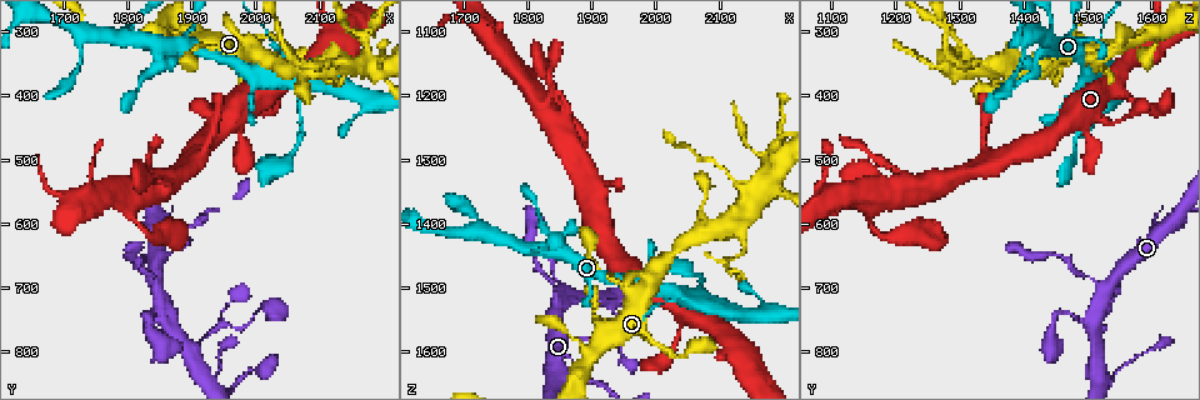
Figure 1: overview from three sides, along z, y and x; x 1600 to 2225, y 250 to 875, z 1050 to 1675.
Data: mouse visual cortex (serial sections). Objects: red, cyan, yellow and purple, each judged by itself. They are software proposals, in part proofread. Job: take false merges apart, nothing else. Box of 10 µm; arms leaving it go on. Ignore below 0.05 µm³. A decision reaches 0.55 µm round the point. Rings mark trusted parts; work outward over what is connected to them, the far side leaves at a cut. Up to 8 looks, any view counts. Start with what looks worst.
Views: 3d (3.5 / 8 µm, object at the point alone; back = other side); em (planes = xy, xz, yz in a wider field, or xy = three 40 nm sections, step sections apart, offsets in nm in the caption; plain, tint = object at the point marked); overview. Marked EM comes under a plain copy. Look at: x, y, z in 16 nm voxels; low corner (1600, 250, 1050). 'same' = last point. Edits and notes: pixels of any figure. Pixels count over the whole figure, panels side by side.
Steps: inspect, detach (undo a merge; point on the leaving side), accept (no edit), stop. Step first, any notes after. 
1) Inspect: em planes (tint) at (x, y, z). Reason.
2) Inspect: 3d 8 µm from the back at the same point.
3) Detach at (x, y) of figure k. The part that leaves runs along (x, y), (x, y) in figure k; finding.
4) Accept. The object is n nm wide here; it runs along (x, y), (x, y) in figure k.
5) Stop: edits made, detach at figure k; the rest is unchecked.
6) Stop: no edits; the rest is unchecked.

Inspect: em xy step 3 (tint) at (2115, 345, 1325). Calibre changes.

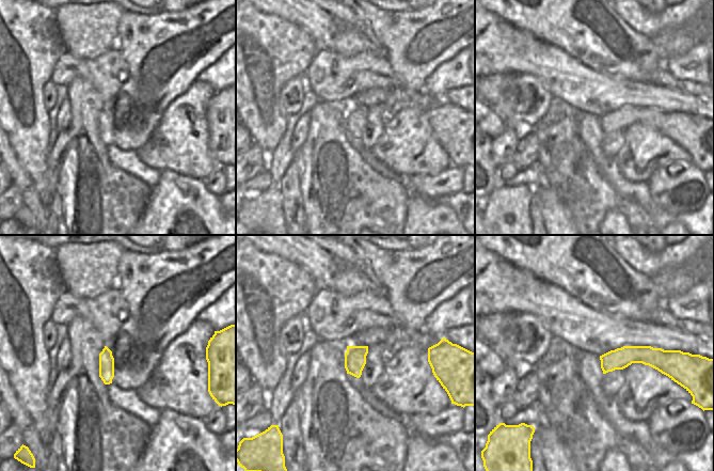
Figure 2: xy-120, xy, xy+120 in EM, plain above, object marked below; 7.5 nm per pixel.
Inspect: 3d 3.5 µm at the same point.

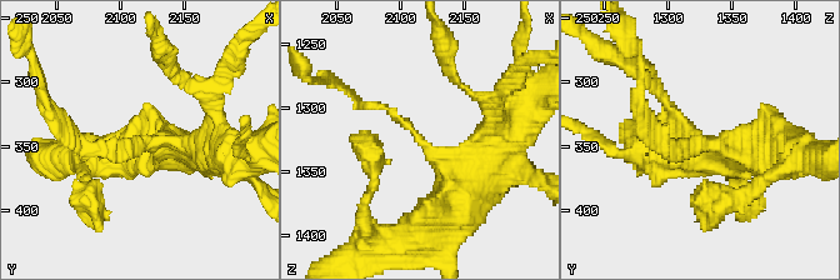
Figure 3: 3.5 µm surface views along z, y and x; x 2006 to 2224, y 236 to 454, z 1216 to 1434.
Detach at (376, 105) of figure 3. The part that leaves runs along (131, 143), (81, 146), (43, 104) in figure 3; two cells meet here.

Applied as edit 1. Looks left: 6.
Inspect: 3d 3.5 µm at (1850, 690, 1515). Three-way junction.

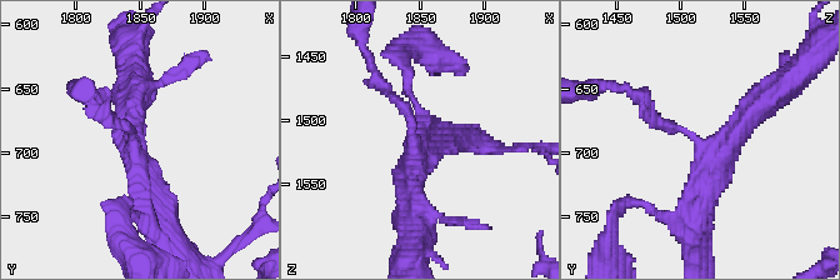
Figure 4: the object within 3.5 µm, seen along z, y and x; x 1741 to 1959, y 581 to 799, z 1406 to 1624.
Inspect: em xy step 3 (tint) at (1846, 692, 1518). 3 arms meet here; the arms are 150, 300, 300 nm wide; need the tissue.

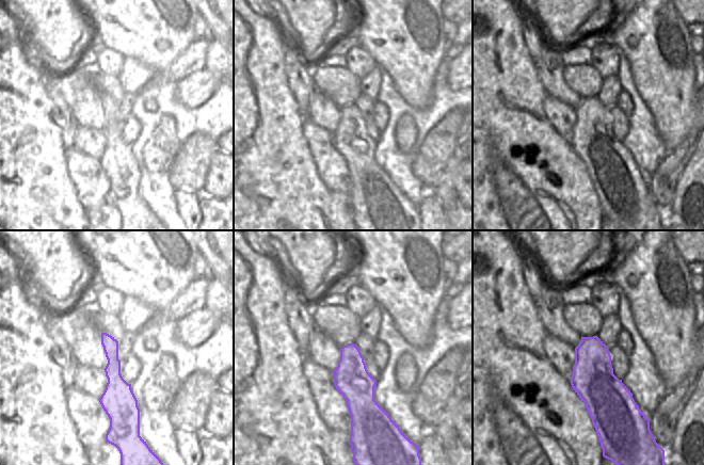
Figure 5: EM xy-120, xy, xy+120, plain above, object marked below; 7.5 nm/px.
Accept. It runs along (413, 201), (413, 121), (378, 84) in figure 4; all the same cell.

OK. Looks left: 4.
Inspect: 3d 3.5 µm at (1945, 750, 1525). Sudden change in width.

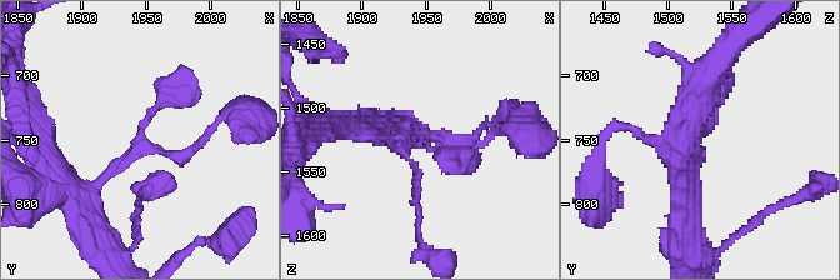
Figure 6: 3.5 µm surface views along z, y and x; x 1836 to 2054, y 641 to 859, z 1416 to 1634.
Inspect: em xy step 5 (tint) at (1950, 756, 1522). 3 arms meet here; the arms are 100, 150, 150 nm wide.

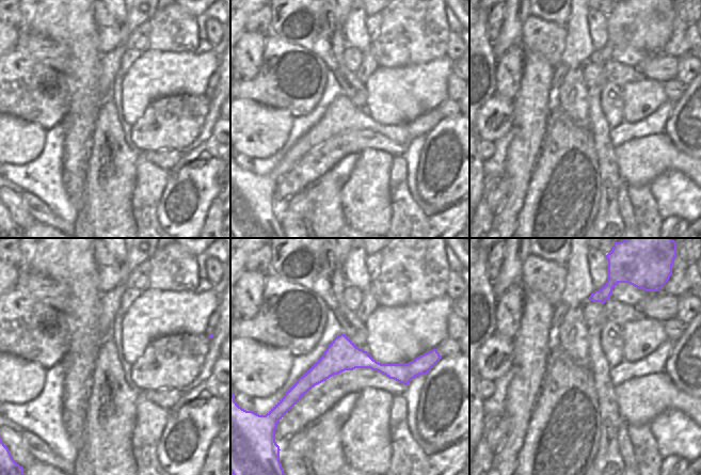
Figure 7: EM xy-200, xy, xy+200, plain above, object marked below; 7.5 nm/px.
Accept. It runs along (349, 125), (468, 138), (494, 121) in figure 6; one cell here.

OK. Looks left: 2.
Stop: edits made, detach at figure 3; the rest is unchecked.

